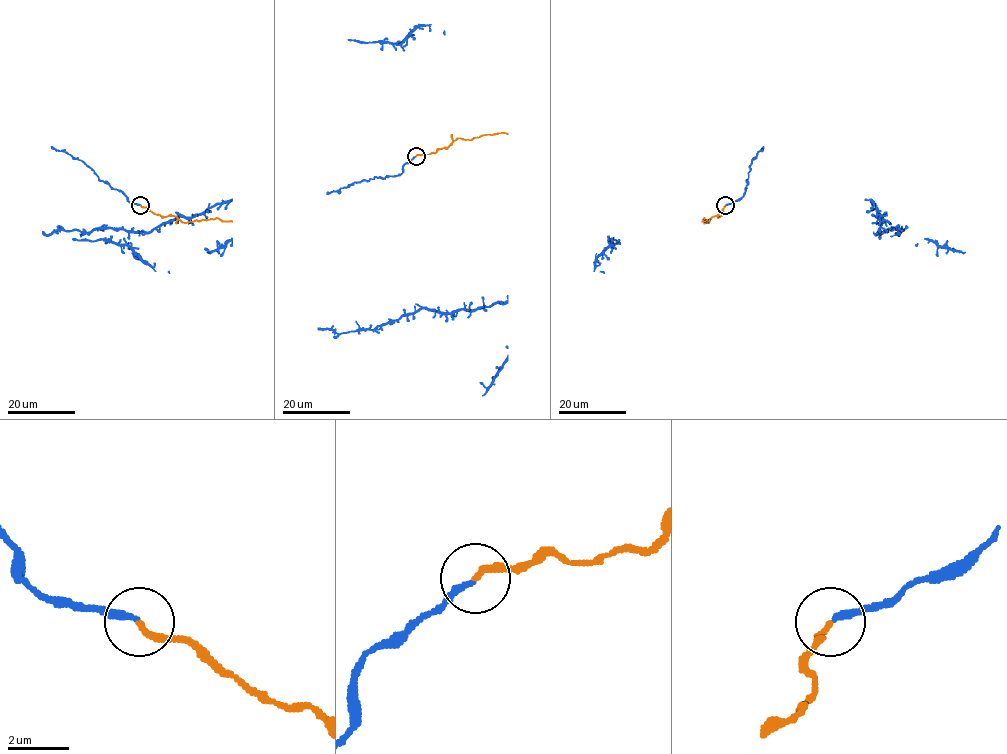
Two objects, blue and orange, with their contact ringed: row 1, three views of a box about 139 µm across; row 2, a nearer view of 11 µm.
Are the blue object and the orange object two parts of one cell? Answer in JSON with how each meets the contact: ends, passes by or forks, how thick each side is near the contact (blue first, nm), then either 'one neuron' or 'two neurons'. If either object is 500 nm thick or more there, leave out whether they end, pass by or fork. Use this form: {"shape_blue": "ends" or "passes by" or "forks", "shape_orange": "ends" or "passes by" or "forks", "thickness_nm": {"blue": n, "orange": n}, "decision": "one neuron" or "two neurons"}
{"shape_blue": "ends", "shape_orange": "ends", "thickness_nm": {"blue": 200, "orange": 220}, "decision": "one neuron"}

